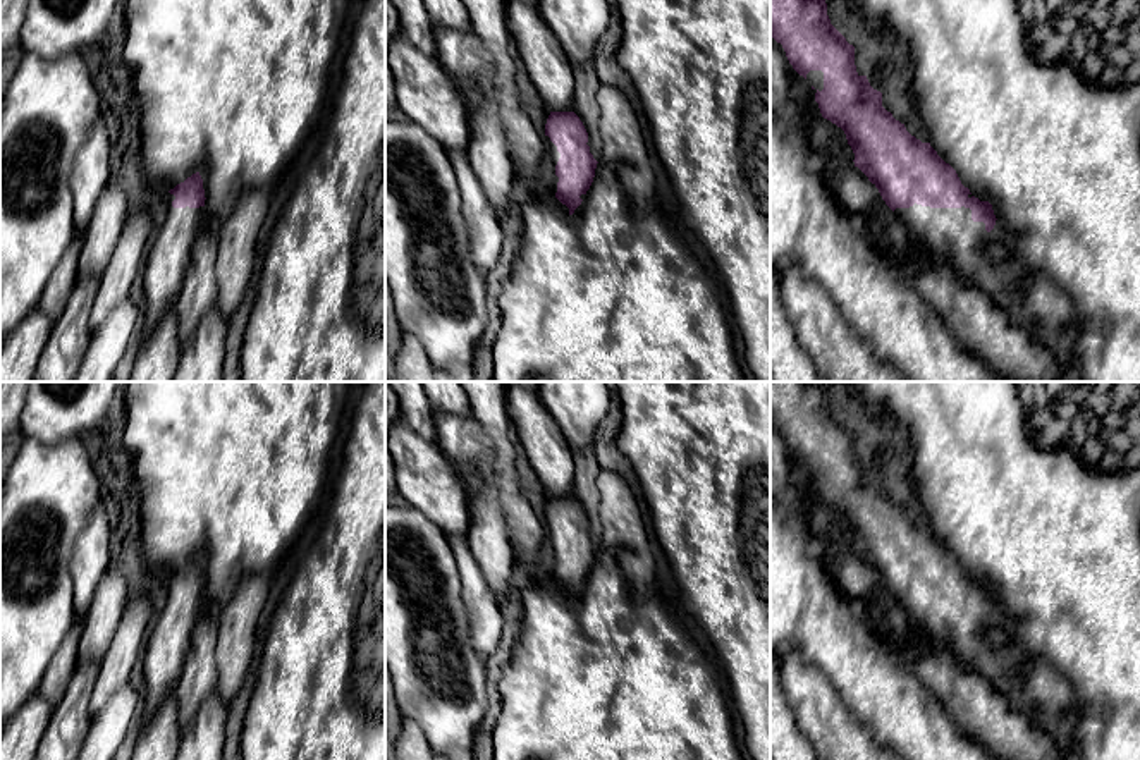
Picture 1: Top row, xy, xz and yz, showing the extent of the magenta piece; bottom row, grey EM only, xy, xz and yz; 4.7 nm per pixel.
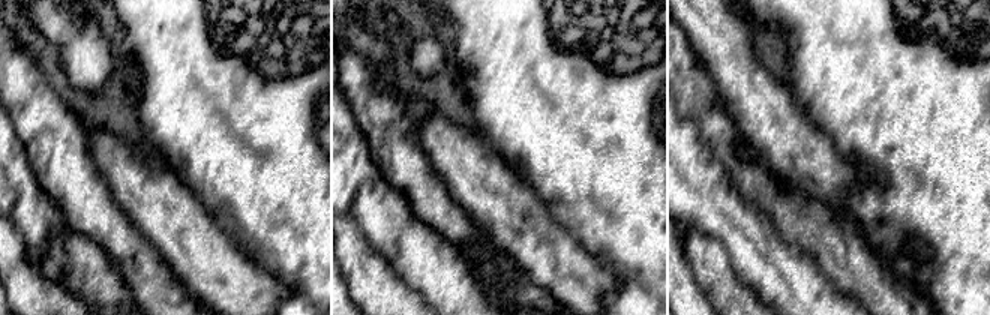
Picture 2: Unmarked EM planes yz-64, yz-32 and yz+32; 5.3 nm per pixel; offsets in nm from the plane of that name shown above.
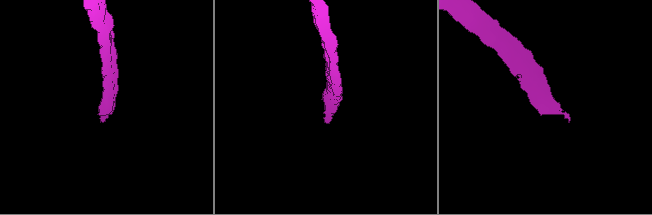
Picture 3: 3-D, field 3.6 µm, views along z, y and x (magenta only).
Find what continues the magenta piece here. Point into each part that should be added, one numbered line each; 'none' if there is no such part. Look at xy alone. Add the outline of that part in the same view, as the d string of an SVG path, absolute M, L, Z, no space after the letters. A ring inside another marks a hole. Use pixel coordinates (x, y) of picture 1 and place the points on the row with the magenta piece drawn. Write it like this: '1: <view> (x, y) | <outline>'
1: xy (169, 255) | M174 194L163 196L167 211L158 234L151 239L143 263L143 291L146 311L143 337L148 337L158 322L174 308L191 261L191 249L205 225L205 206L174 208Z

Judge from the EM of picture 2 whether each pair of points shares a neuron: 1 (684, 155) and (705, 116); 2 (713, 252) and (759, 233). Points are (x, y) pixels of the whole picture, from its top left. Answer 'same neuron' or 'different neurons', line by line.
1: different neurons
2: different neurons

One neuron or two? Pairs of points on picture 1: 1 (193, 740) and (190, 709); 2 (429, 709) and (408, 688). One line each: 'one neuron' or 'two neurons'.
1: two neurons
2: one neuron

